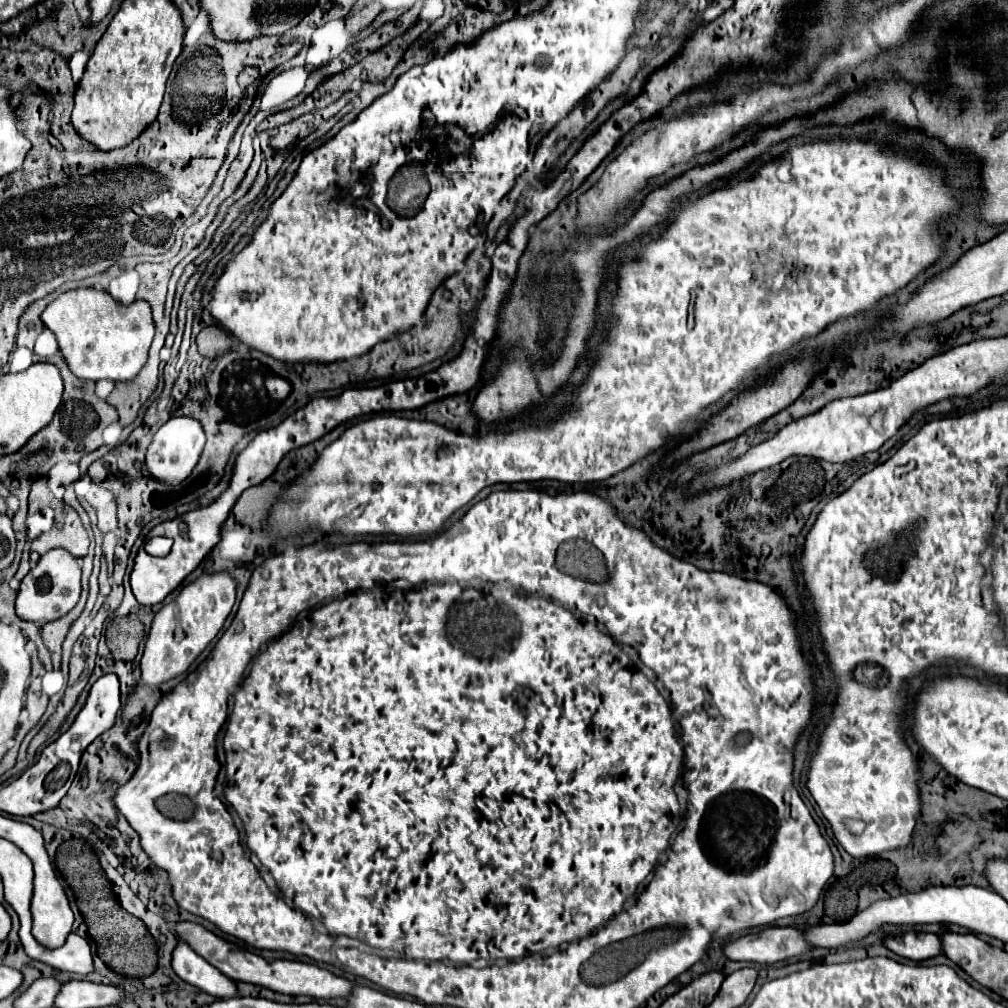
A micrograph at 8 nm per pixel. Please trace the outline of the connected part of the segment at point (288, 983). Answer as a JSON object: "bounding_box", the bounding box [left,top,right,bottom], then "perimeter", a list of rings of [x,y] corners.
{"bounding_box":[174,923,354,999],"perimeter":[[[180,923],[174,929],[176,935],[180,935],[198,955],[202,955],[208,963],[212,963],[216,969],[220,969],[226,977],[234,981],[246,981],[254,985],[262,985],[266,989],[284,993],[284,995],[306,995],[314,999],[334,999],[334,997],[348,997],[352,993],[354,983],[350,983],[344,977],[338,977],[326,969],[320,969],[318,965],[308,965],[300,961],[286,961],[286,959],[276,959],[272,963],[266,963],[260,955],[254,955],[246,949],[240,949],[238,945],[232,945],[218,935],[210,933],[202,925],[196,923]]]}

